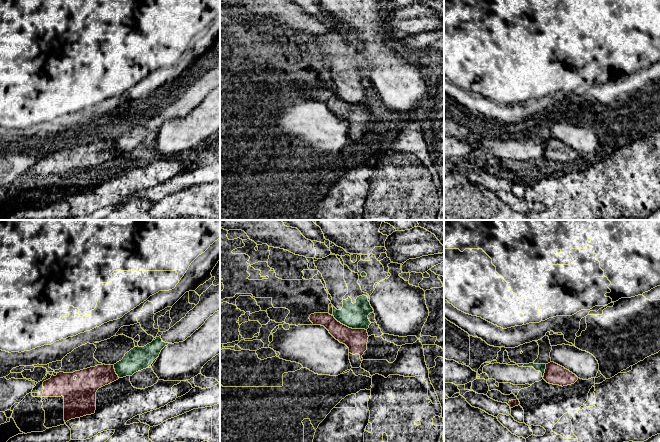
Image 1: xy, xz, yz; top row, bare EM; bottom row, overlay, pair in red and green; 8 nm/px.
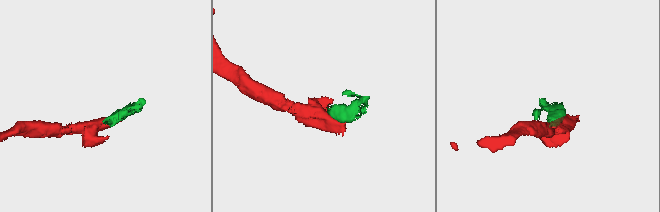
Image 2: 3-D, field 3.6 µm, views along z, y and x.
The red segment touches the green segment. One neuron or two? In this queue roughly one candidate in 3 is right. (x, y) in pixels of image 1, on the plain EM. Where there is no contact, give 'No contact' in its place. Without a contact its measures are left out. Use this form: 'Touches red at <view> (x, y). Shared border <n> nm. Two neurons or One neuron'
Touches red at xz (348, 103). Shared border 300 nm. Two neurons

